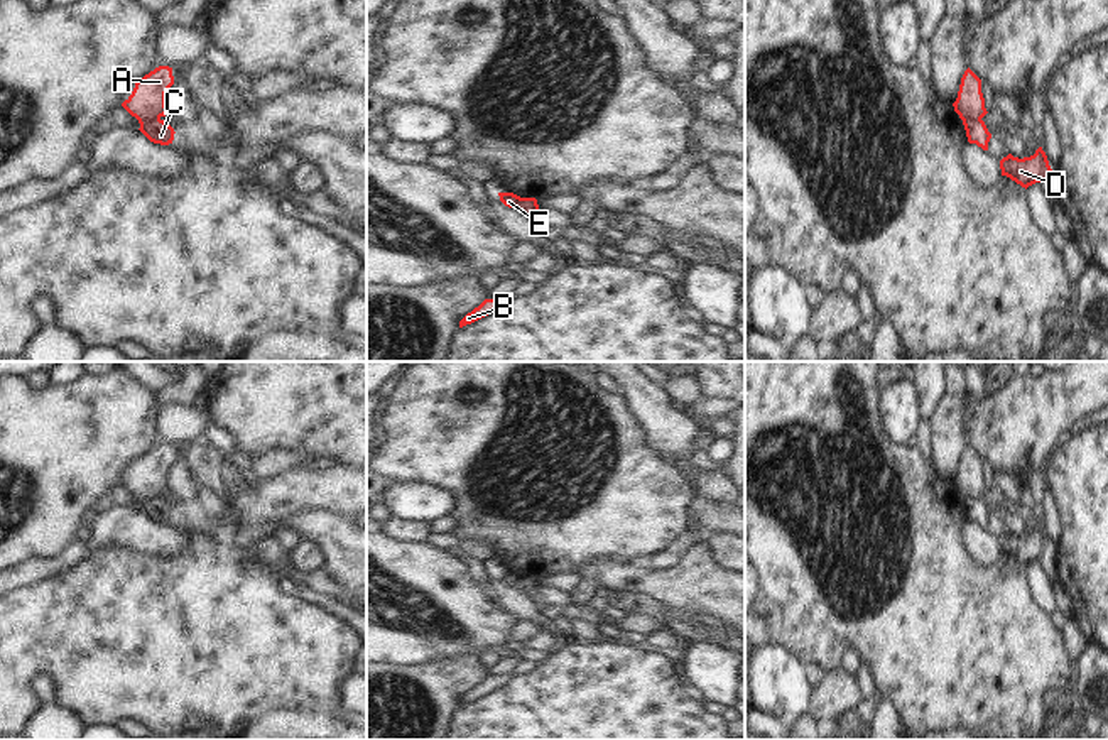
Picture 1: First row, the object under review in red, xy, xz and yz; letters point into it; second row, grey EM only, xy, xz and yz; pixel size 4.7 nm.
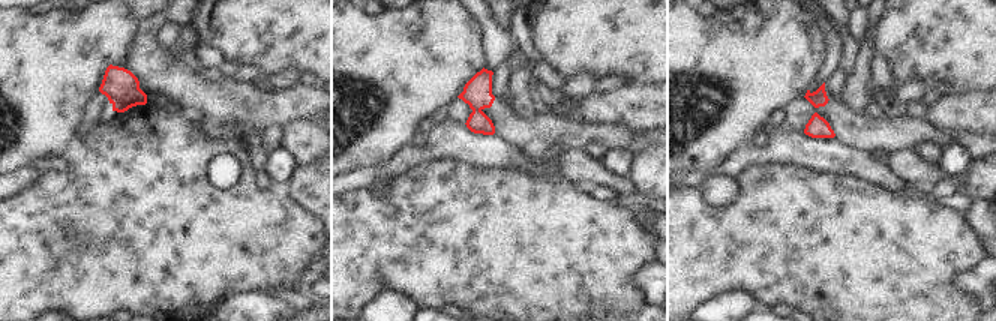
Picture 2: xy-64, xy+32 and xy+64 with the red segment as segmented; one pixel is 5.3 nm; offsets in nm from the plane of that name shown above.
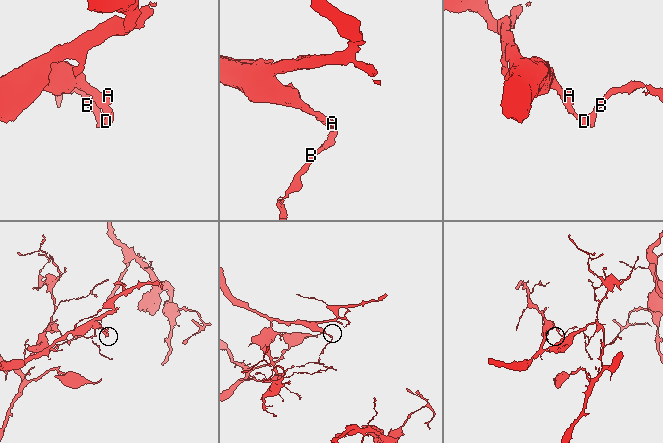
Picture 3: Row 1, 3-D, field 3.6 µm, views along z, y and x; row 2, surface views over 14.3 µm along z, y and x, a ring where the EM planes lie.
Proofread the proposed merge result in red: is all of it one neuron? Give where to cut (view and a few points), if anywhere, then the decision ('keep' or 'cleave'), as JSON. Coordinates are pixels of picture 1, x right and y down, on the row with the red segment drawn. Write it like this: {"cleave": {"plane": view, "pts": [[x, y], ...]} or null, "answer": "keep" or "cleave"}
{"cleave": {"plane": "xy", "pts": [[159, 117], [149, 119], [141, 125]]}, "answer": "cleave"}

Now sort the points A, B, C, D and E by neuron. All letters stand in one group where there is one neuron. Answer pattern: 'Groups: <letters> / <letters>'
Groups: A E / B C D.

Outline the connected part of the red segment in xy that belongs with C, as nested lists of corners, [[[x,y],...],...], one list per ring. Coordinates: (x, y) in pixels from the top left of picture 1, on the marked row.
[[[160,118],[149,120],[138,128],[150,142],[169,145],[174,140],[174,128]]]

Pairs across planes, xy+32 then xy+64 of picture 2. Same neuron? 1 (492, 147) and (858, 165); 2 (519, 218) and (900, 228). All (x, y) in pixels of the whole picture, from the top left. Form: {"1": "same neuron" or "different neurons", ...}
{"1": "same neuron", "2": "same neuron"}

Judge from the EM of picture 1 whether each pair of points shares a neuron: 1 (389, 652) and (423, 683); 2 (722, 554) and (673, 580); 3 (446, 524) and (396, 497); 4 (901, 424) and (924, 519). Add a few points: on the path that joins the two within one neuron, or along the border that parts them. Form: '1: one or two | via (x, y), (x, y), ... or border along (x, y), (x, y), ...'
1: two | border along (443, 658), (423, 664), (384, 664)
2: two | border along (705, 543), (710, 556), (727, 571)
3: two | border along (450, 516), (443, 516), (429, 524)
4: two | border along (880, 413), (884, 429), (896, 441), (906, 445)

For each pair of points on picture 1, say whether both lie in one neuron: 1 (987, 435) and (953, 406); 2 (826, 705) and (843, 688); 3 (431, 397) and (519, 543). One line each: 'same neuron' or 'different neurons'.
1: different neurons
2: same neuron
3: same neuron

